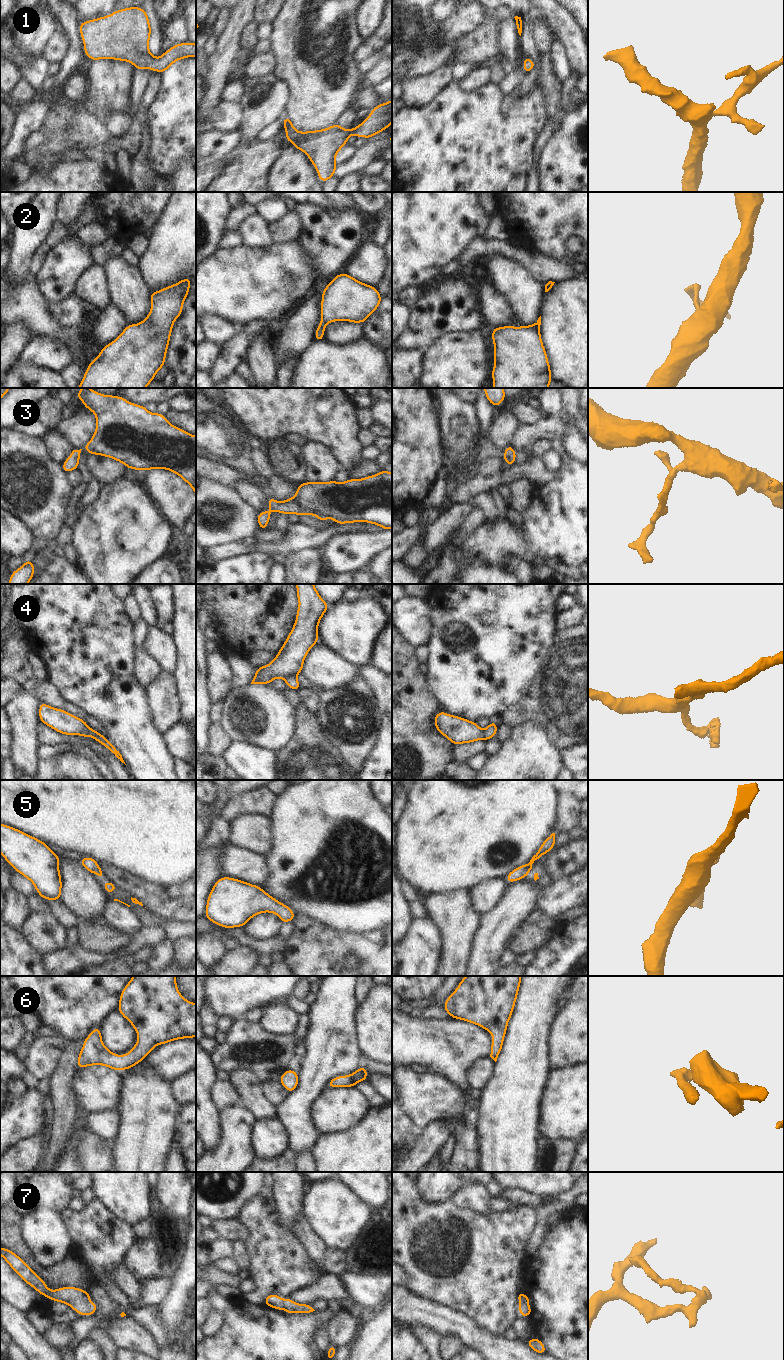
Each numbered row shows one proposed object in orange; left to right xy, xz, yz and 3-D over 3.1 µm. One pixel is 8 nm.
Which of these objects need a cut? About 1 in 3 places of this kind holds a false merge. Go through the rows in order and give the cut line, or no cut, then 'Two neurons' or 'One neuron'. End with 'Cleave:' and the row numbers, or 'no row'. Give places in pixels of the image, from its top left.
1: No split. One neuron
2: No split. One neuron
3: No split. One neuron
4: Split along xz (295, 675), (289, 675), (284, 679). Two neurons
5: No split. One neuron
6: No split. One neuron
7: No split. One neuron
Cleave: 4.

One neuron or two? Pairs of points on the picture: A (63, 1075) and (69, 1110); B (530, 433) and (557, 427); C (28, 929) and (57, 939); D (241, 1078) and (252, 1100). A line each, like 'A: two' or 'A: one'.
A: one
B: one
C: one
D: one

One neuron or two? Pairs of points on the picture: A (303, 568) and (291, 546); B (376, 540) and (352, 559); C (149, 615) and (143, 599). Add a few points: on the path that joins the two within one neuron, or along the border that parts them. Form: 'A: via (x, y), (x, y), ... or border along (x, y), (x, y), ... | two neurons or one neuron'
A: border along (317, 547), (293, 551), (285, 556) | two neurons
B: via (370, 545), (365, 546), (358, 553) | one neuron
C: via (148, 611), (146, 603) | one neuron

